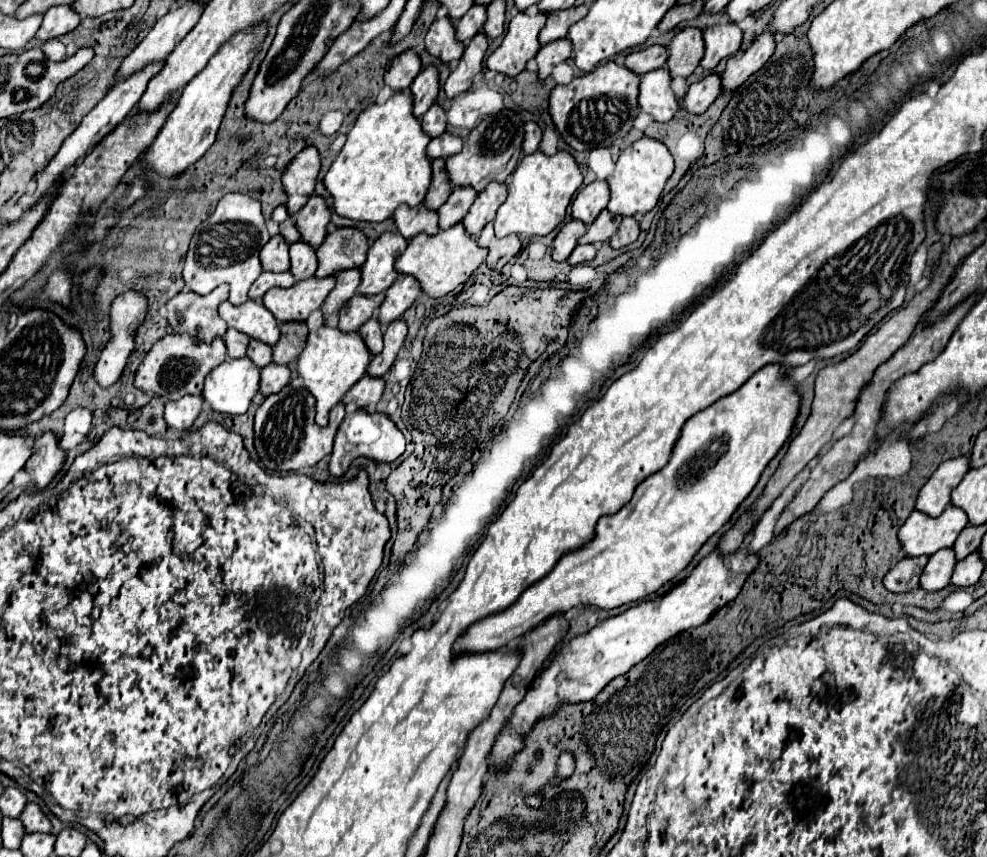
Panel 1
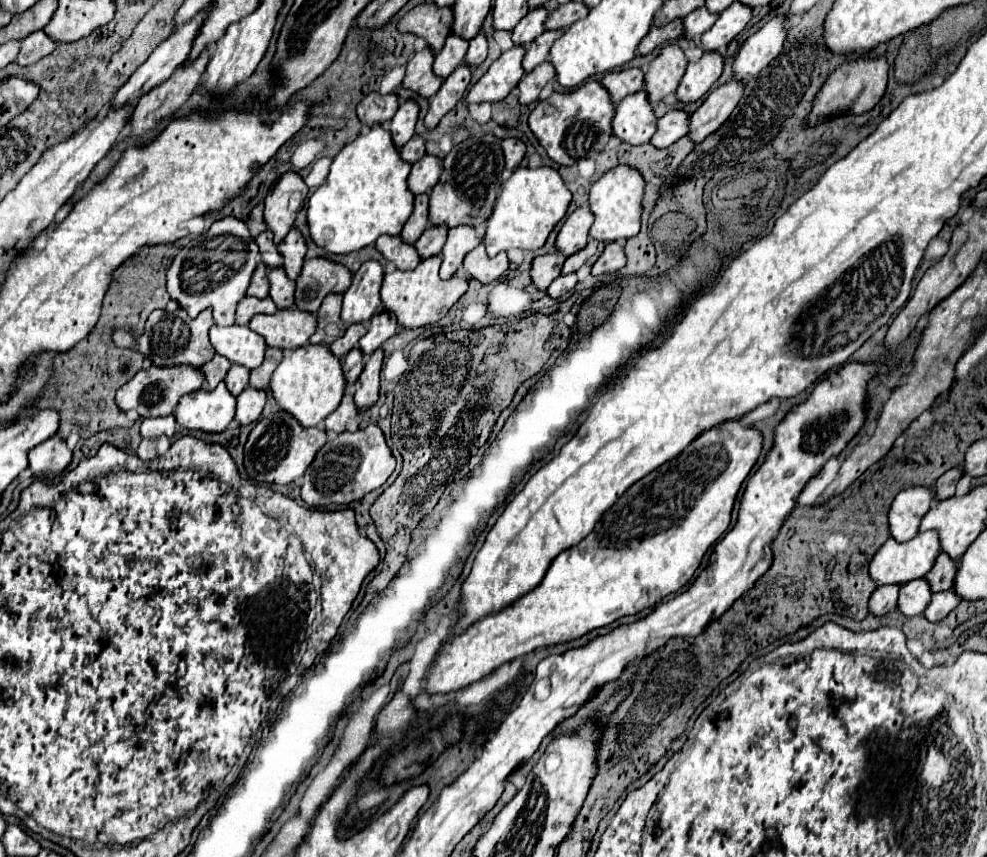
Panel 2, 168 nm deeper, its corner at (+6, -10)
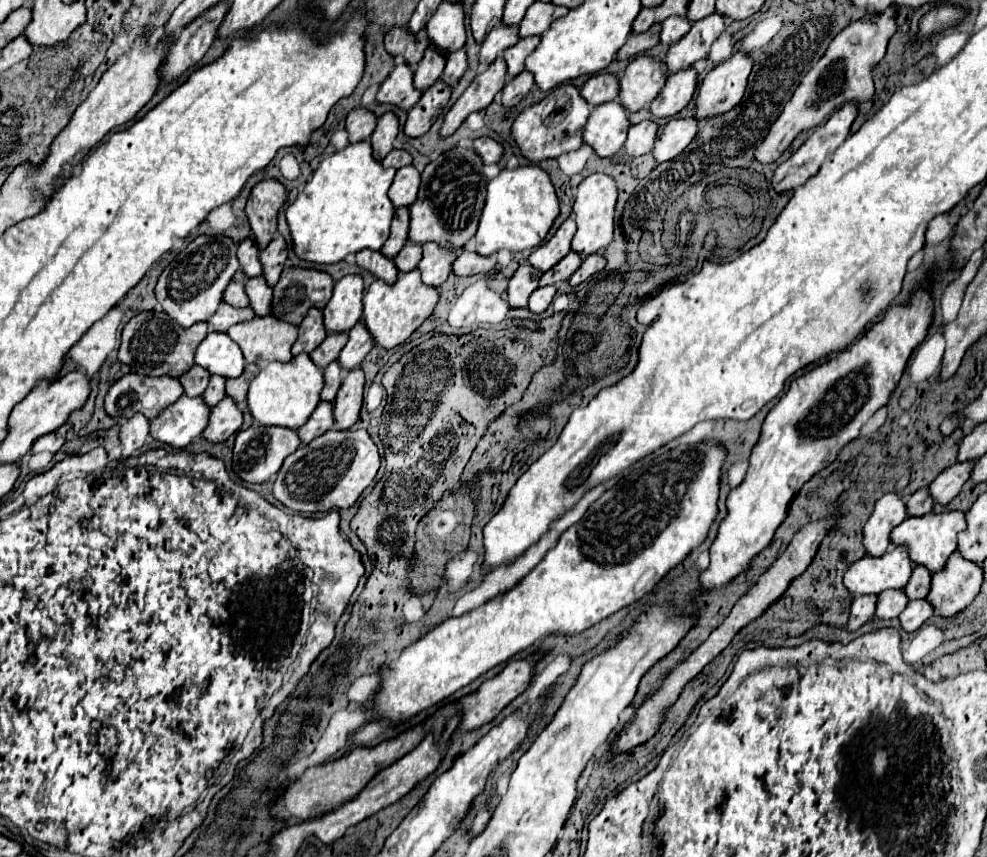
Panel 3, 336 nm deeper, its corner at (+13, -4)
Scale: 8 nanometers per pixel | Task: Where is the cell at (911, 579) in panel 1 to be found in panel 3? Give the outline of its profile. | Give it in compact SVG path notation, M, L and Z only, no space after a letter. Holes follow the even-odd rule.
M856 596L850 608L848 630L858 630L866 620L870 620L876 612L876 598L878 596Z

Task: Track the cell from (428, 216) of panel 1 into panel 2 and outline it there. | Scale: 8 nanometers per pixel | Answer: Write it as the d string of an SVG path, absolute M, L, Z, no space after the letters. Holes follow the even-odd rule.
M383 236L375 242L375 248L385 256L385 260L393 262L397 270L413 270L421 262L415 254L415 246L407 246L399 236Z

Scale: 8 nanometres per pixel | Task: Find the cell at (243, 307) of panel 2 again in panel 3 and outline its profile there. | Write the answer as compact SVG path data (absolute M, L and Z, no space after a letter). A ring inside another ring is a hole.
M220 304L220 308L216 310L216 314L208 320L208 324L212 324L212 330L218 330L218 332L226 332L232 324L238 324L238 322L244 322L244 320L252 320L254 318L254 312L250 306L246 308L232 308L230 304Z

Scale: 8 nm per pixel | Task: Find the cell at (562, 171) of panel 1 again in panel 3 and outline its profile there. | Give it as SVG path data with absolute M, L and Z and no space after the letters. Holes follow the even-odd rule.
M536 164L520 166L514 170L504 168L496 178L488 182L486 204L476 232L476 252L482 256L490 256L502 248L510 252L536 248L546 238L558 212L560 202L548 172L544 172Z

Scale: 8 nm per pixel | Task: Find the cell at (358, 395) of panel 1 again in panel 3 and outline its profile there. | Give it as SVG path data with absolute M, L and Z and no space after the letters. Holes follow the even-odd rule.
M322 400L318 404L318 408L312 412L312 416L308 418L308 422L302 428L298 428L298 436L300 436L302 444L308 444L314 438L318 438L320 434L328 432L332 426L334 426L334 420L332 420L332 402Z

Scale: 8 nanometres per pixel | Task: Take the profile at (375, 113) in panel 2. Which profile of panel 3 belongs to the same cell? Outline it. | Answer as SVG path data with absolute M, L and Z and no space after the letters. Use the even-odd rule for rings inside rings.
M364 106L354 108L348 118L346 118L346 130L348 130L348 140L350 142L360 142L360 140L368 140L370 134L374 132L378 124L378 116L374 112L370 112Z

